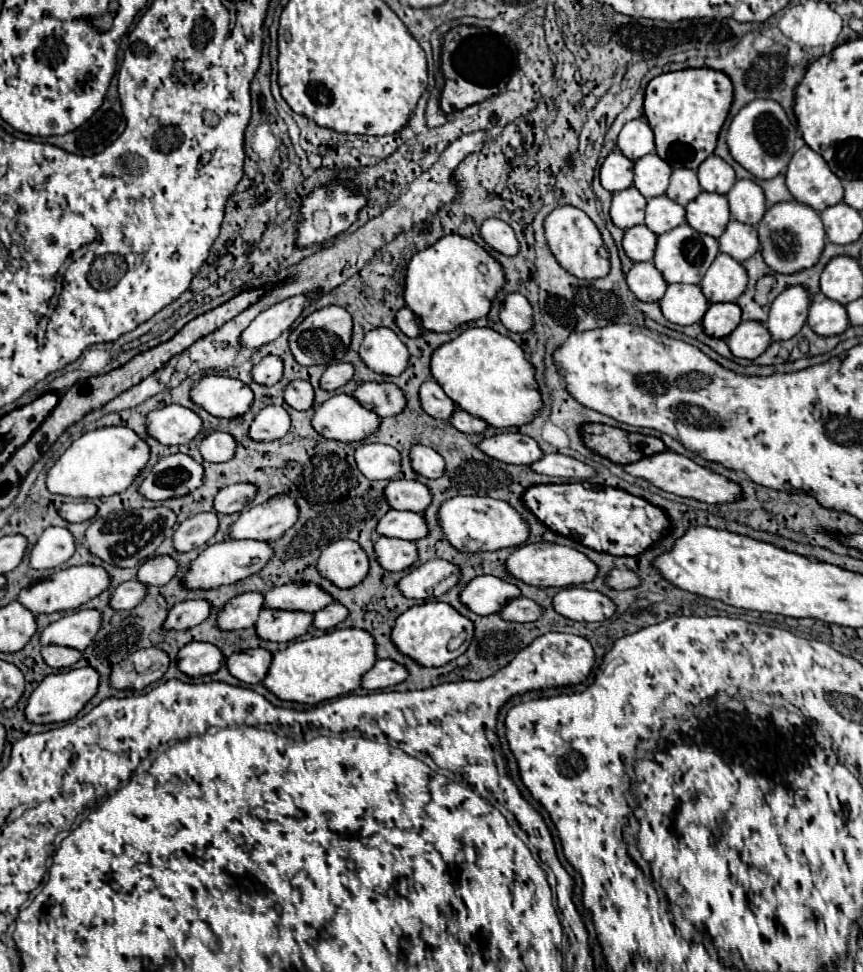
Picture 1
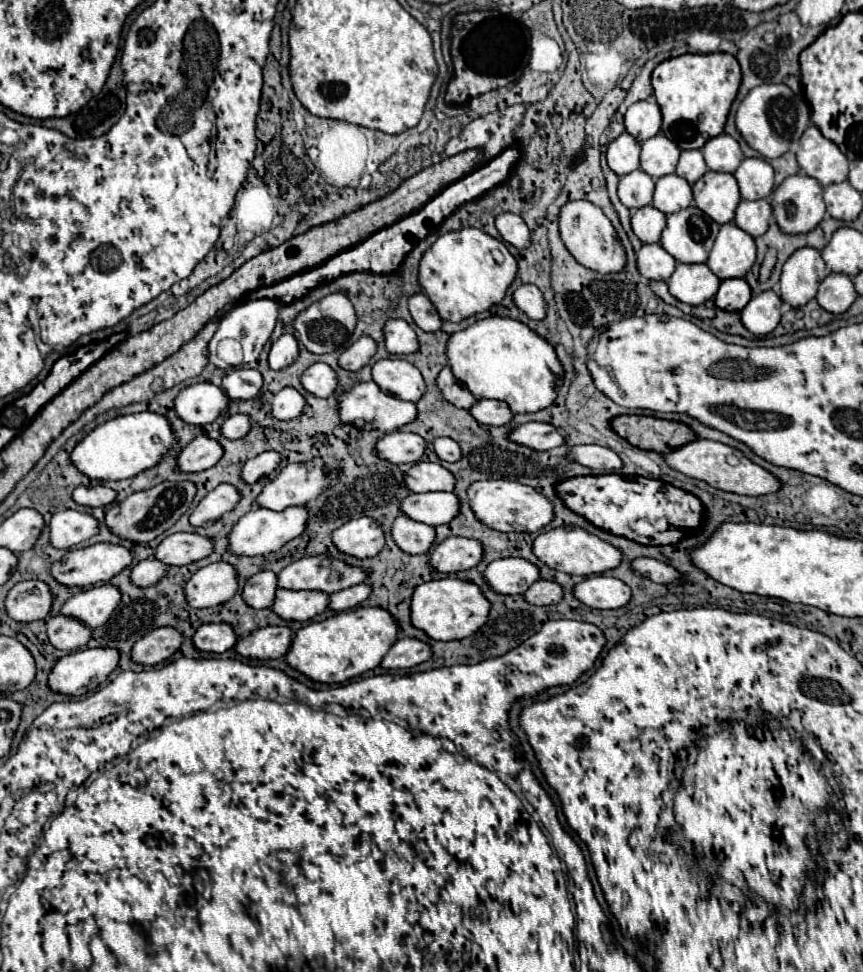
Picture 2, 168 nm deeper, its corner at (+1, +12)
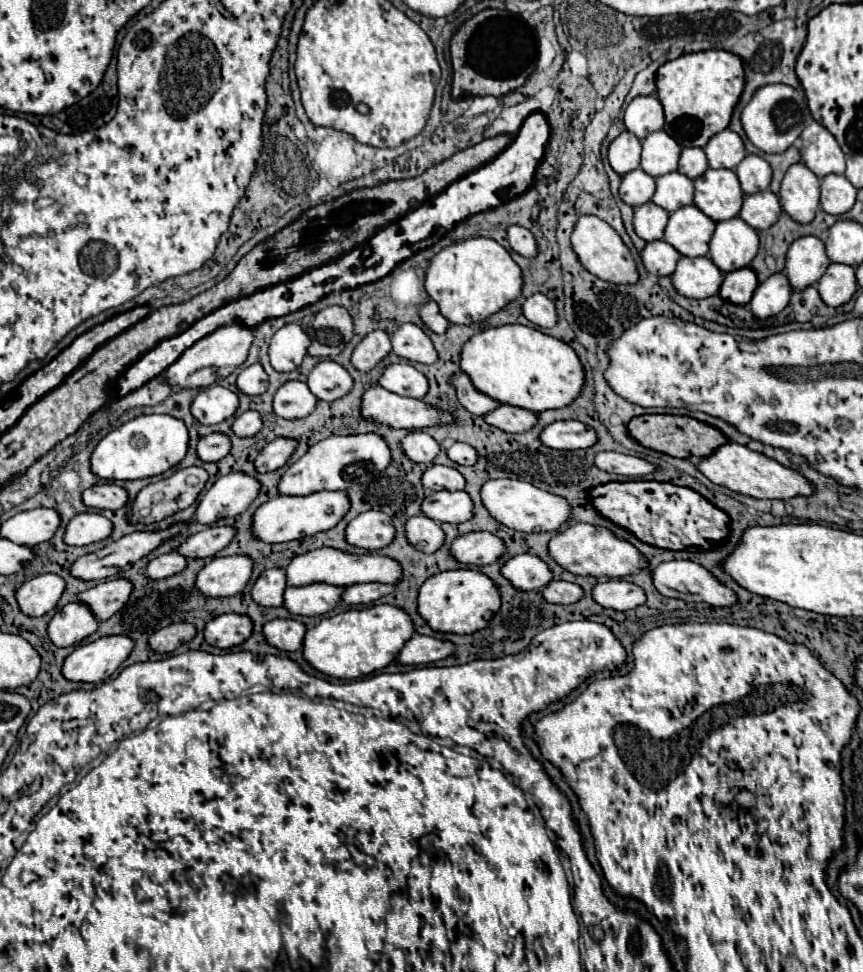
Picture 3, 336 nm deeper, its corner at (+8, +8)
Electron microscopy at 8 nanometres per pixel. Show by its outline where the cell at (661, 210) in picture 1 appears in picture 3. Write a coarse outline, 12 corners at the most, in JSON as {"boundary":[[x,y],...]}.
{"boundary":[[674,171],[656,177],[652,201],[672,213],[692,205],[694,183]]}

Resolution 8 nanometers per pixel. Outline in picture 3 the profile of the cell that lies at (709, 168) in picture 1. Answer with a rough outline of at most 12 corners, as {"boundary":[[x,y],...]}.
{"boundary":[[730,129],[704,147],[710,169],[734,169],[746,155]]}

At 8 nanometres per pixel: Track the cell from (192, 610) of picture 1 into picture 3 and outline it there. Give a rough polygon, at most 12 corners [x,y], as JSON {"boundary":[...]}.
{"boundary":[[246,555],[214,557],[198,577],[204,597],[232,597],[252,575]]}

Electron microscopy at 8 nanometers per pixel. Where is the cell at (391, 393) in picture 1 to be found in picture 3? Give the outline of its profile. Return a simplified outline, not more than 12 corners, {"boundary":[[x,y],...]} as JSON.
{"boundary":[[410,363],[388,365],[378,385],[422,399],[428,381]]}

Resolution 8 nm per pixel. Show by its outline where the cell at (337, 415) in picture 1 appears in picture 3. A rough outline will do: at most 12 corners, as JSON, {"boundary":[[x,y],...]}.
{"boundary":[[380,385],[364,391],[360,415],[392,429],[452,423],[452,415]]}

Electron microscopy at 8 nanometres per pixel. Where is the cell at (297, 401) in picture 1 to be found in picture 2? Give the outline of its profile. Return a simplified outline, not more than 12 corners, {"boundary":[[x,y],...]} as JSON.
{"boundary":[[315,363],[301,385],[315,397],[331,397],[339,385],[335,369]]}

